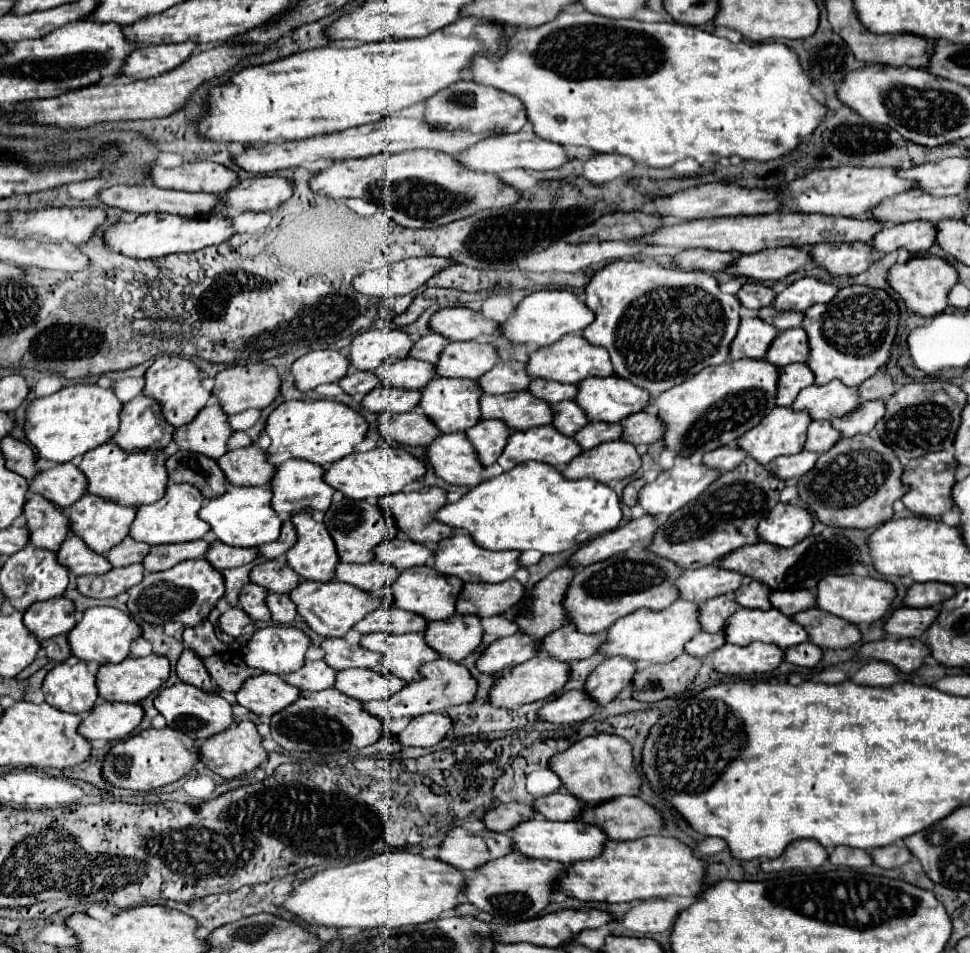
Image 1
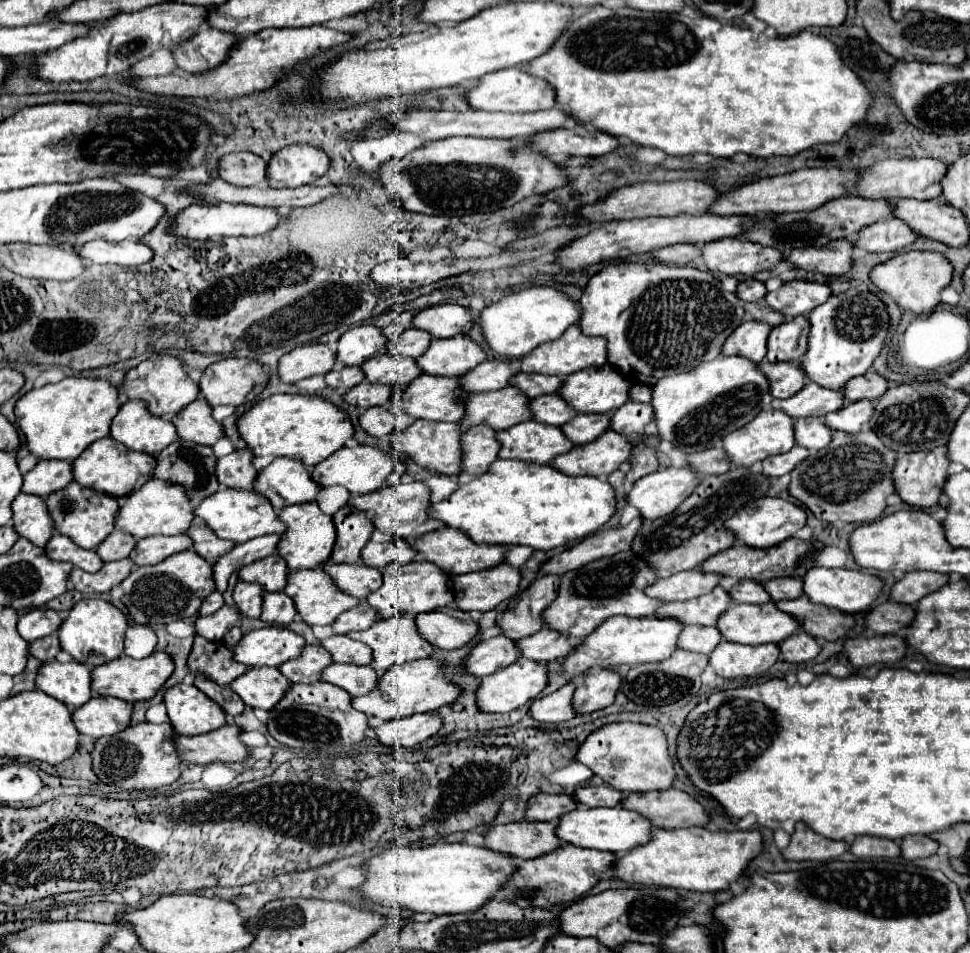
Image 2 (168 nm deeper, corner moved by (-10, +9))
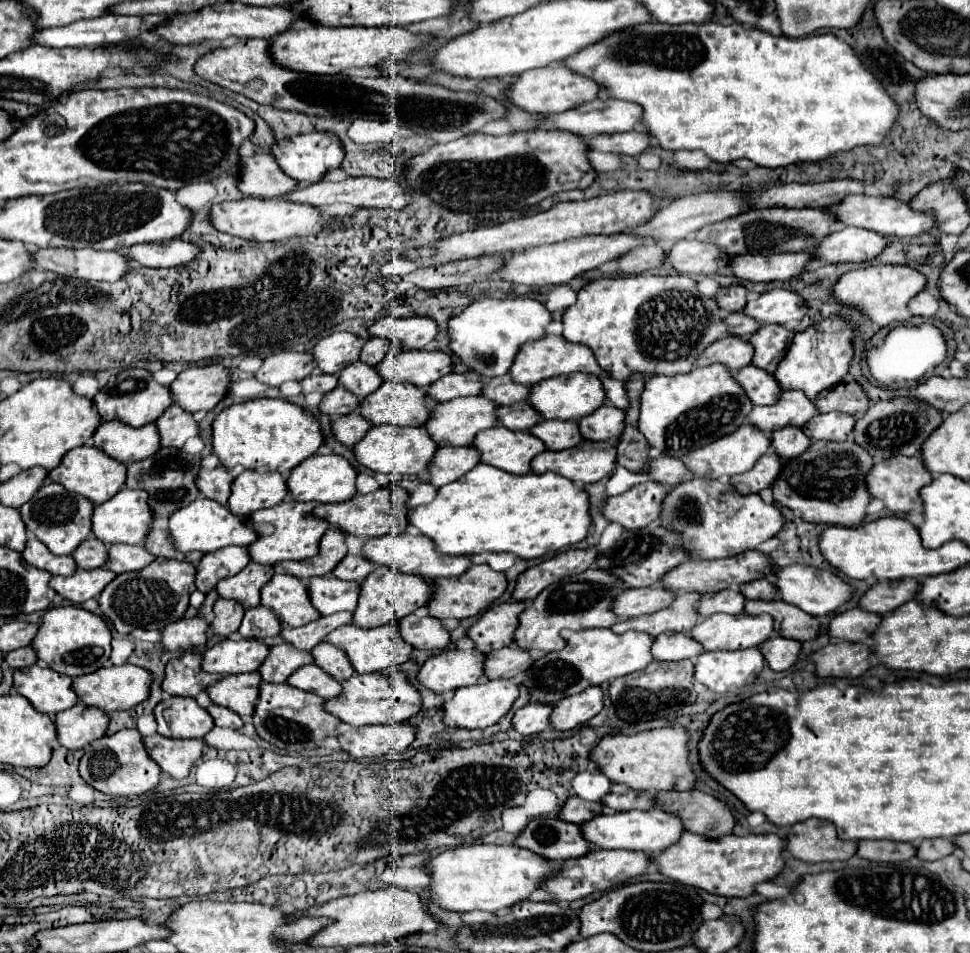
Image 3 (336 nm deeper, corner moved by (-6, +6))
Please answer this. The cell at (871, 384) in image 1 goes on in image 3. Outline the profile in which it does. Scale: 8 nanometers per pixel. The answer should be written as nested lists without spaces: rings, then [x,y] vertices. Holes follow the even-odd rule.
[[[856,380],[840,382],[838,386],[824,390],[824,394],[818,394],[816,408],[818,412],[846,412],[846,414],[864,414],[870,406],[870,398],[862,390],[862,386]]]

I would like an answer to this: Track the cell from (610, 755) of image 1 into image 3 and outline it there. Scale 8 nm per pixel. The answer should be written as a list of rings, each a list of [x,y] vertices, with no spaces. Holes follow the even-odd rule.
[[[658,728],[644,730],[632,736],[608,734],[590,752],[590,760],[598,764],[598,770],[608,776],[610,782],[626,784],[632,790],[668,792],[668,790],[692,790],[694,774],[688,764],[688,732],[684,728]]]

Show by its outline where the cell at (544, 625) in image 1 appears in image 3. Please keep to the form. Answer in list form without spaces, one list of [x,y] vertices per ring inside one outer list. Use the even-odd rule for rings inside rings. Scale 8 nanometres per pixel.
[[[506,602],[492,606],[480,616],[468,630],[468,636],[476,642],[476,648],[484,654],[514,644],[514,630],[520,624],[520,614],[526,610],[526,602]]]

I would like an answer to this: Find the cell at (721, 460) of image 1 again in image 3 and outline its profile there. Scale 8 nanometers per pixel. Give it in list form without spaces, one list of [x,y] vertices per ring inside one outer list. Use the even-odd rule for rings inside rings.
[[[658,456],[658,460],[650,462],[650,476],[656,482],[666,482],[668,486],[678,486],[680,482],[692,480],[694,474],[684,466],[680,458],[672,456]]]

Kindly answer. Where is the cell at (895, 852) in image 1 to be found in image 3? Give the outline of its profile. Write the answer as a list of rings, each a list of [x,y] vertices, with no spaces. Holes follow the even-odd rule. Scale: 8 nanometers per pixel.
[[[934,838],[934,840],[922,840],[916,848],[916,856],[920,860],[938,860],[954,852],[954,844],[948,838]]]

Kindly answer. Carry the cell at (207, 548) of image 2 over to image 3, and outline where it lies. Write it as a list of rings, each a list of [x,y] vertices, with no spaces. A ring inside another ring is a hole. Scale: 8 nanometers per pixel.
[[[156,520],[156,522],[152,524],[152,530],[150,530],[144,546],[146,546],[148,550],[152,550],[154,556],[186,560],[186,562],[192,562],[192,564],[198,564],[198,562],[202,560],[202,556],[204,556],[204,554],[200,554],[200,552],[188,552],[188,554],[184,554],[184,552],[176,550],[174,544],[172,544],[172,538],[170,538],[170,530],[166,528],[166,522],[162,522],[162,520]]]

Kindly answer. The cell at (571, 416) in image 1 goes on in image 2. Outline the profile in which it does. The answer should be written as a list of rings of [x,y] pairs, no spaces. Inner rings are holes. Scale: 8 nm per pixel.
[[[556,393],[530,399],[530,411],[538,423],[548,423],[548,425],[564,425],[576,415],[576,411]]]

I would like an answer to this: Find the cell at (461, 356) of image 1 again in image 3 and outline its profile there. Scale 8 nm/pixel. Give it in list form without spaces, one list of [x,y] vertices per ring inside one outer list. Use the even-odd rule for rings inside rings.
[[[400,350],[400,354],[388,354],[376,370],[384,380],[412,382],[426,390],[436,380],[452,372],[452,356],[442,350]]]

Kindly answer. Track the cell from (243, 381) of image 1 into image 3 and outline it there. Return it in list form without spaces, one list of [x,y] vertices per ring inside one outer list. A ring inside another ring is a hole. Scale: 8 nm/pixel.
[[[222,364],[192,366],[178,374],[170,384],[172,398],[188,412],[214,410],[214,406],[226,396],[230,384],[230,370]]]

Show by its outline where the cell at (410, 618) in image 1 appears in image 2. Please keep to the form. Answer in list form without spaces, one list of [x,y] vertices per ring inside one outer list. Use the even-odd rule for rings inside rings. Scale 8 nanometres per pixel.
[[[360,601],[356,607],[344,611],[336,619],[336,623],[332,623],[332,629],[338,635],[348,633],[348,631],[362,631],[362,629],[368,629],[374,621],[378,621],[376,611],[366,601]]]

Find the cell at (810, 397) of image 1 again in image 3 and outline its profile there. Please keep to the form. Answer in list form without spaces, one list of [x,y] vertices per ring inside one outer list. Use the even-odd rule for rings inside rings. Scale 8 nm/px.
[[[800,390],[782,392],[780,400],[772,406],[754,406],[750,422],[770,434],[784,426],[804,426],[816,416],[816,404]]]

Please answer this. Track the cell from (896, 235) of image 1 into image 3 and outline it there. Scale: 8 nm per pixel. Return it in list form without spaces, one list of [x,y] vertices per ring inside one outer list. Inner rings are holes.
[[[846,226],[838,232],[832,232],[816,250],[814,256],[826,262],[866,262],[874,260],[888,240],[878,232]]]

